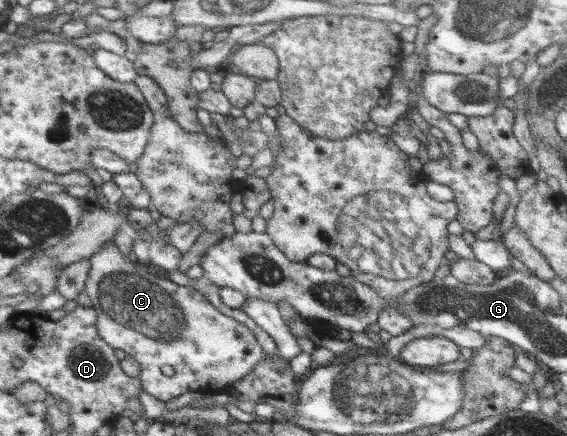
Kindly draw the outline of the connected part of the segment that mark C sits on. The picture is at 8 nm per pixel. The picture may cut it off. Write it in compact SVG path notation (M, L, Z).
M105 242L100 250L97 250L89 259L90 264L89 273L87 274L87 279L84 283L85 294L89 297L91 301L91 309L96 313L96 328L99 338L106 342L112 349L118 348L123 350L126 356L131 356L133 360L139 363L139 375L138 380L140 381L140 386L145 393L149 396L153 396L161 402L167 402L175 396L181 396L187 392L206 394L216 394L224 392L227 386L231 386L233 383L237 383L243 376L246 376L257 364L259 360L263 360L263 356L266 354L259 346L259 343L254 338L254 334L243 326L241 321L235 321L233 318L224 316L221 312L218 312L199 292L196 292L193 288L188 288L185 286L177 286L165 278L157 278L156 275L147 270L141 269L132 260L132 258L123 258L121 256L118 248L115 247L113 242Z

